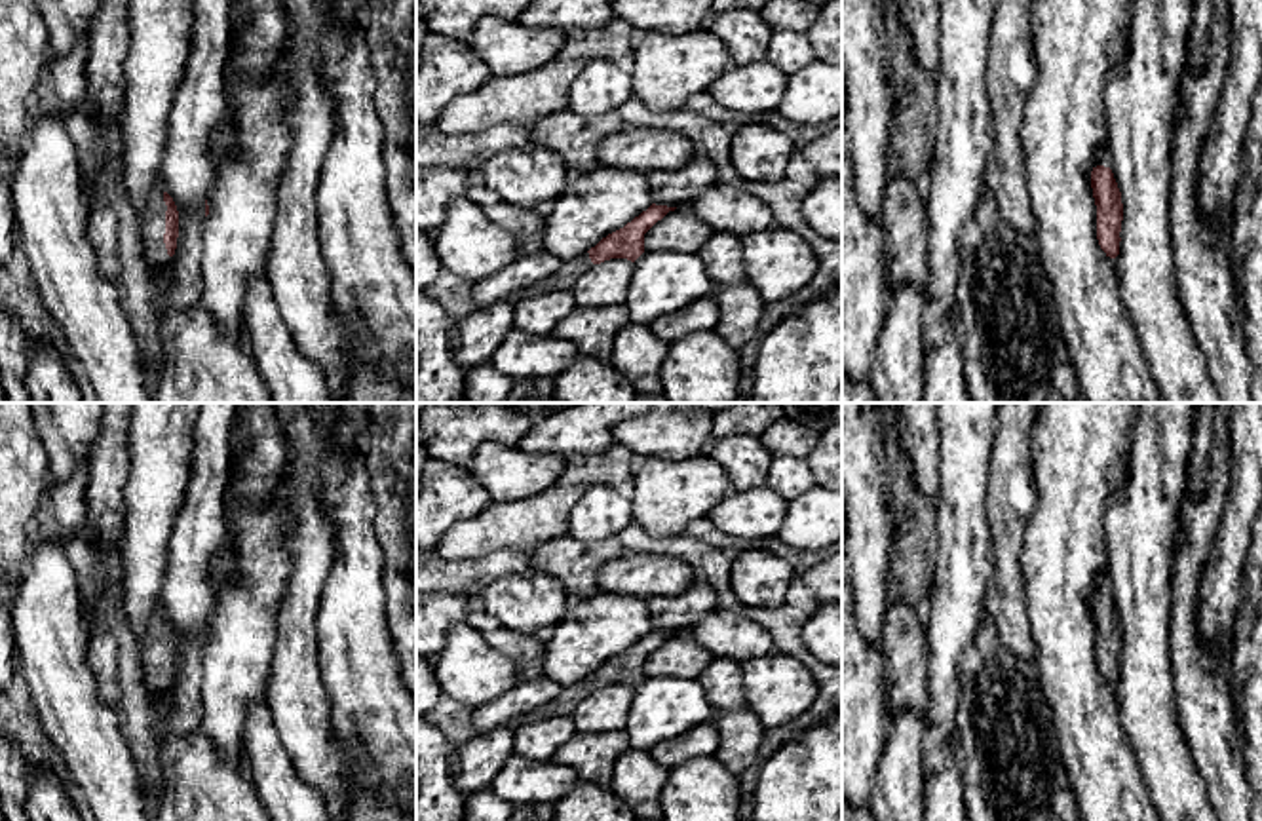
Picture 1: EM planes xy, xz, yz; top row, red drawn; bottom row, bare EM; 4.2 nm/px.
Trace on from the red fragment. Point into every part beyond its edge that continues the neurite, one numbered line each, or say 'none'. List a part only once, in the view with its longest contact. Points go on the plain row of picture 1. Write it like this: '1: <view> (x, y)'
1: xy (152, 645)

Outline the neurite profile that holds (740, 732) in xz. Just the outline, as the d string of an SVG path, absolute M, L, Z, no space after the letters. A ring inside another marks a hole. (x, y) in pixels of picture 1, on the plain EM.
M751 709L717 713L713 724L718 732L718 747L713 756L730 772L741 775L758 758L758 747L766 726Z

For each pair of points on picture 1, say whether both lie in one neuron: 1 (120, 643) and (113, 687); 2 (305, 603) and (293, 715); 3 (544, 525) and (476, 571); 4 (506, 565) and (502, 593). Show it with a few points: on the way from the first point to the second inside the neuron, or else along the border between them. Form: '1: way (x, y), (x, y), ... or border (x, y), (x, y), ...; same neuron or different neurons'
1: way (116, 654), (116, 675); same neuron
2: way (297, 631), (297, 687); same neuron
3: border (533, 550), (495, 550), (464, 561); different neurons
4: border (533, 567), (493, 580), (476, 599); different neurons

